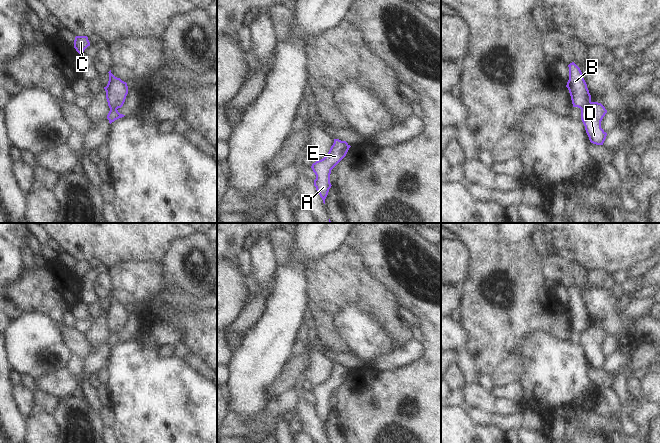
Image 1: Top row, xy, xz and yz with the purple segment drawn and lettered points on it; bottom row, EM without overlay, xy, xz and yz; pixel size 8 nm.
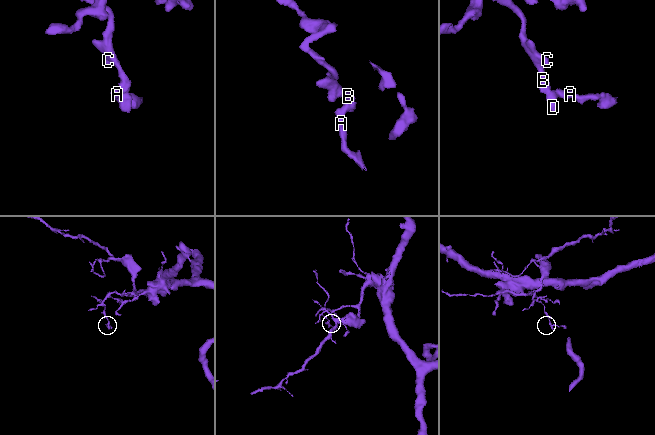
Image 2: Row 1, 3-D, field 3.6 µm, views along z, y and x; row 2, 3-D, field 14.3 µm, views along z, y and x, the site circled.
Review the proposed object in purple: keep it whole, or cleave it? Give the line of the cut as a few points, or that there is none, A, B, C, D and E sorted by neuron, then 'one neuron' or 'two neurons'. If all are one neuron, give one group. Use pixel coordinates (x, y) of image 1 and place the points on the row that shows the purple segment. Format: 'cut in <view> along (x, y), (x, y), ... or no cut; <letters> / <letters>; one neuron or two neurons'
cut in yz along (590, 101), (581, 109); A D E / B C; two neurons

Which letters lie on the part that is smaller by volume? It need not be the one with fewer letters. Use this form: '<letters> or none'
A, D, E

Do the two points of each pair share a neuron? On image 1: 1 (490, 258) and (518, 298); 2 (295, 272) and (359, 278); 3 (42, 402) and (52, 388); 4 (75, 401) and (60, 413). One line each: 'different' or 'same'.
1: same
2: different
3: different
4: same

